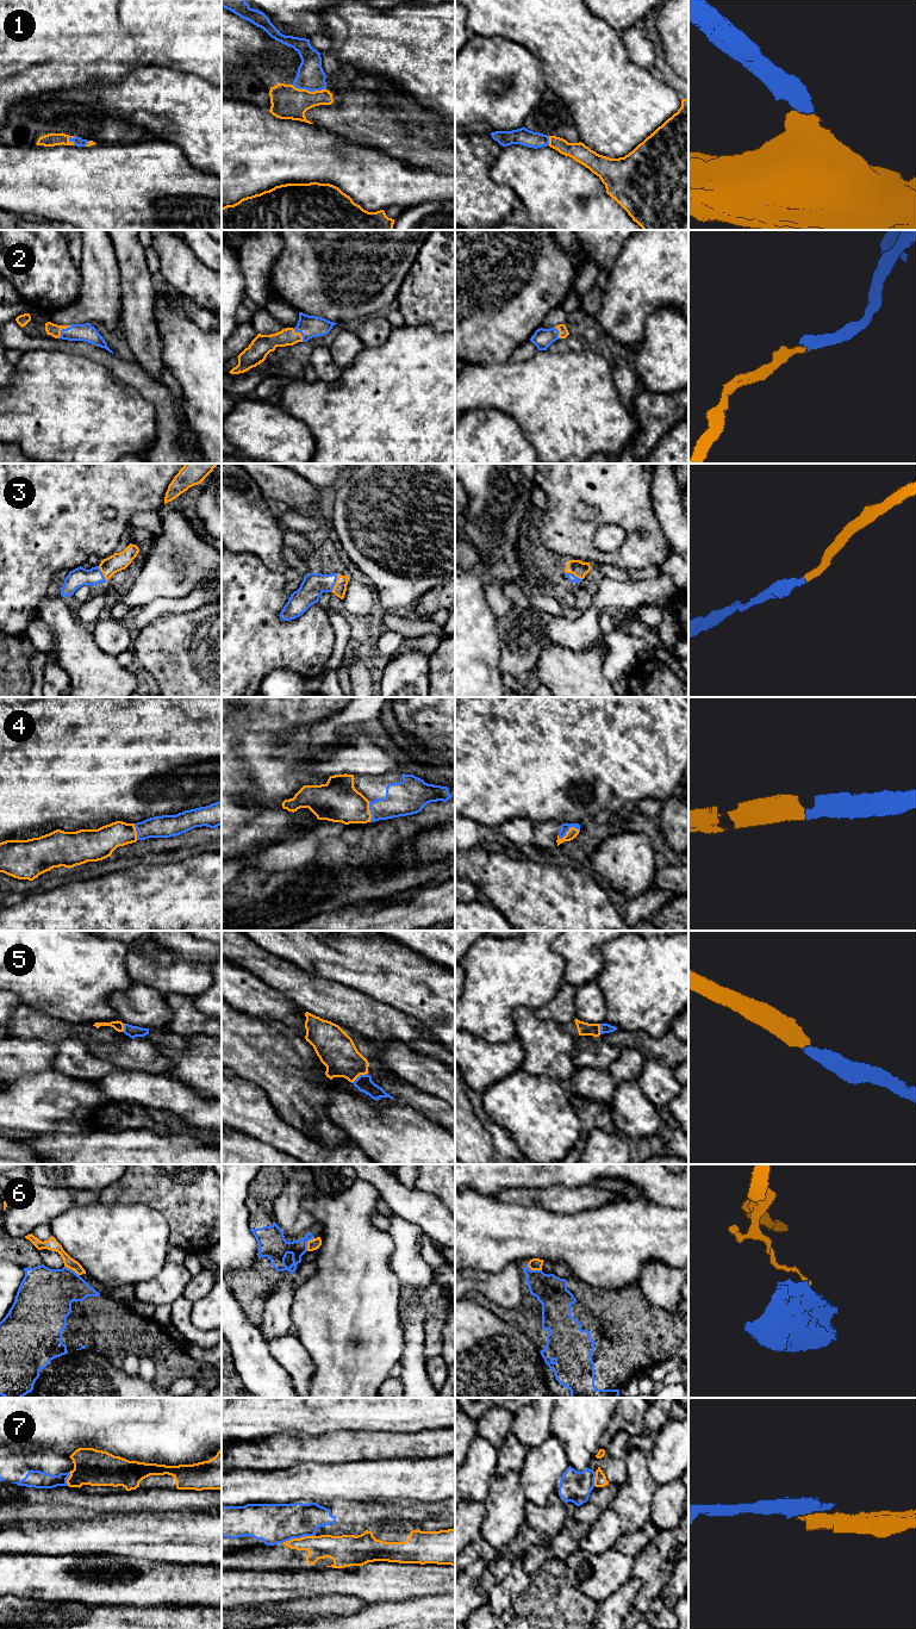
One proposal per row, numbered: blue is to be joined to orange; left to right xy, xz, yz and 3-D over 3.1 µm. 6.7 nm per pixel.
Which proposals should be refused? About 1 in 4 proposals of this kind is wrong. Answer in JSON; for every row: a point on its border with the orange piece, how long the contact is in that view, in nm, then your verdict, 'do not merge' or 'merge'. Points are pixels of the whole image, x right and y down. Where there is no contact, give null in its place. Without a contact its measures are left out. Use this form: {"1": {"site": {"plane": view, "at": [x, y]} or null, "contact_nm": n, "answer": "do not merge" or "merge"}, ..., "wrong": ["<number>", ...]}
{"1": {"site": {"plane": "xz", "at": [309, 91]}, "contact_nm": 240, "answer": "merge"}, "2": {"site": {"plane": "xy", "at": [62, 328]}, "contact_nm": 130, "answer": "merge"}, "3": {"site": {"plane": "xz", "at": [336, 583]}, "contact_nm": 130, "answer": "merge"}, "4": {"site": {"plane": "yz", "at": [568, 831]}, "contact_nm": 160, "answer": "merge"}, "5": {"site": {"plane": "xz", "at": [357, 1076]}, "contact_nm": 110, "answer": "merge"}, "6": {"site": {"plane": "xz", "at": [307, 1243]}, "contact_nm": 110, "answer": "do not merge"}, "7": {"site": {"plane": "xz", "at": [298, 1539]}, "contact_nm": 240, "answer": "do not merge"}, "wrong": ["6", "7"]}

